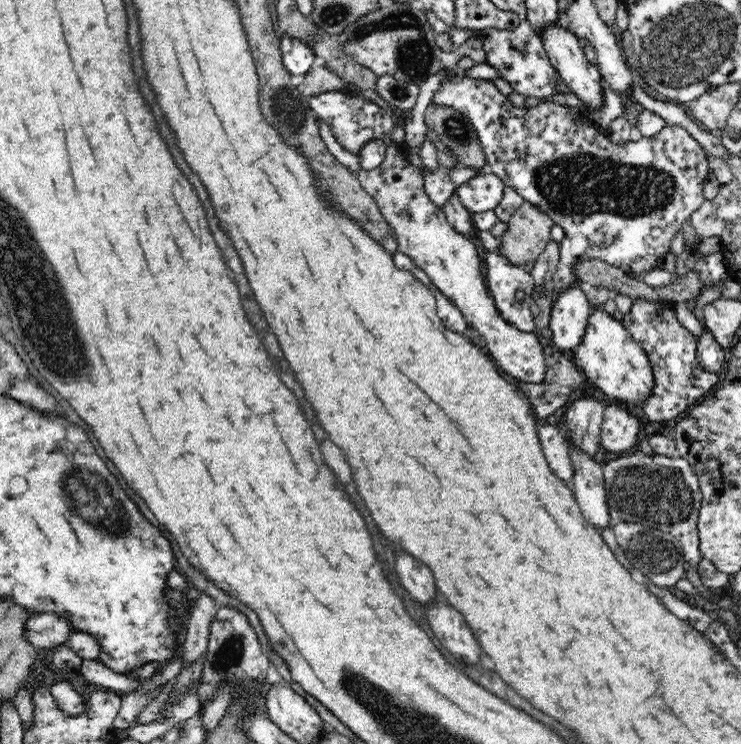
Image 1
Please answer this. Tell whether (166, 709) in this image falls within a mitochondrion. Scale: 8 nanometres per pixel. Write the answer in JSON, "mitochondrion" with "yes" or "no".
{"mitochondrion":"no"}

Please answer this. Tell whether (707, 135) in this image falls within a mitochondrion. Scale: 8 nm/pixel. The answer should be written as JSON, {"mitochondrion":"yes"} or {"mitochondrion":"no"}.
{"mitochondrion":"no"}

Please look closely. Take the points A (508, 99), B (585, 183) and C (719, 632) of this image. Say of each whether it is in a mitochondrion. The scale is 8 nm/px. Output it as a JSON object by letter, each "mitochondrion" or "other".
{"A":"other","B":"mitochondrion","C":"other"}

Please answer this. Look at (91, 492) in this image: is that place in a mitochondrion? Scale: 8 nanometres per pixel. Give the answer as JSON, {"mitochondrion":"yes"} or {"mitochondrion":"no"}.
{"mitochondrion":"yes"}

